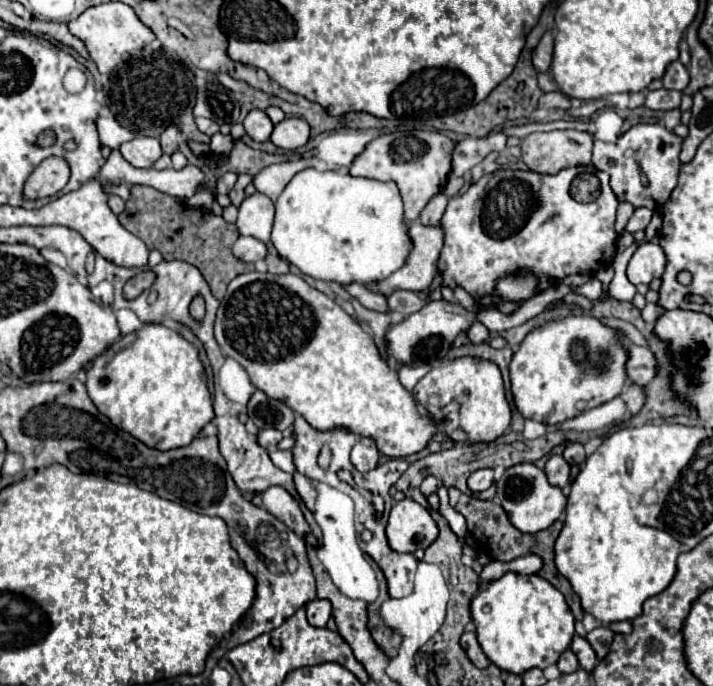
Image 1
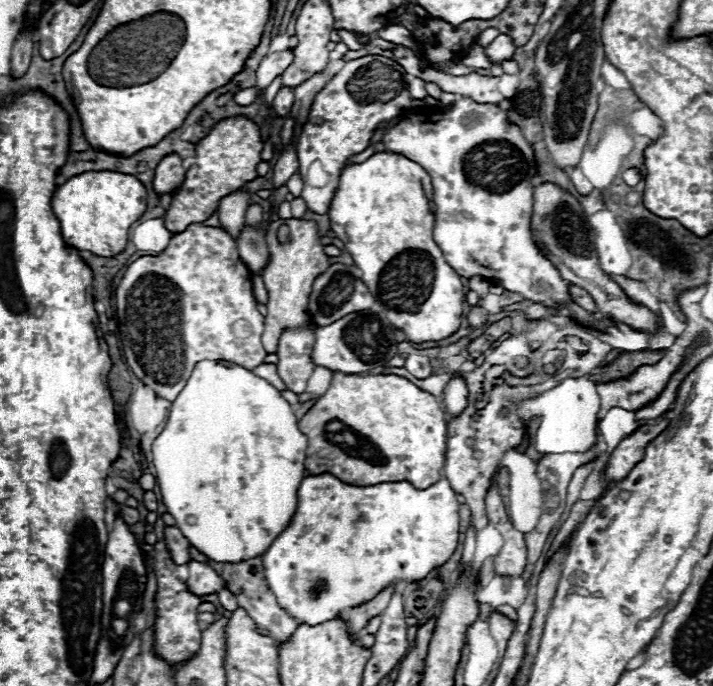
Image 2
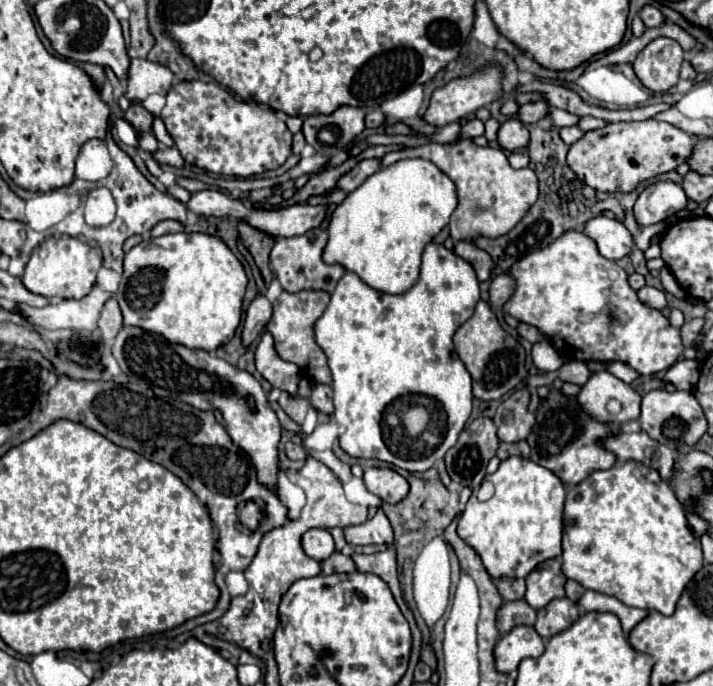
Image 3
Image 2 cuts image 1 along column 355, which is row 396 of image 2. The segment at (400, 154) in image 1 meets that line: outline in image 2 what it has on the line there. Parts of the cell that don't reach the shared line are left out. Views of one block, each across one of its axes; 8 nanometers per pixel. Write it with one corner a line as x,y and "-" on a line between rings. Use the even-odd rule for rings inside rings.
190,224
184,232
174,234
166,250
158,256
142,256
132,262
116,288
118,324
122,332
120,340
126,364
146,386
170,402
184,388
196,362
200,360
228,360
252,370
266,358
266,350
260,342
264,316
256,310
256,304
252,274
240,262
234,238
224,228

